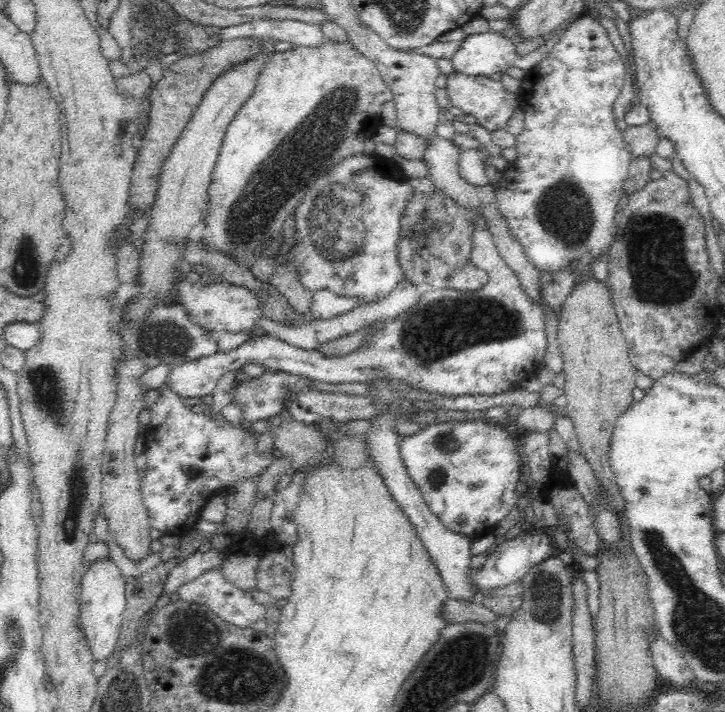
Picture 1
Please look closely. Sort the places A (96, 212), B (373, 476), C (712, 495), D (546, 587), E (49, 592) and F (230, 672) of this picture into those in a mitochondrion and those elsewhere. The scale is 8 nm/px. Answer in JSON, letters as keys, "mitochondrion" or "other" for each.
{"A":"other","B":"other","C":"other","D":"mitochondrion","E":"other","F":"mitochondrion"}

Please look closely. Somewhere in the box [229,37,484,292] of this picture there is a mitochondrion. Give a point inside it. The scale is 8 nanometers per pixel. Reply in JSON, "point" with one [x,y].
{"point":[337,218]}

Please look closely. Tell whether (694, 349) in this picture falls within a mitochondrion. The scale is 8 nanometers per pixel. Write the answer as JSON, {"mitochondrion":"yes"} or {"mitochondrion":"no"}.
{"mitochondrion":"no"}

